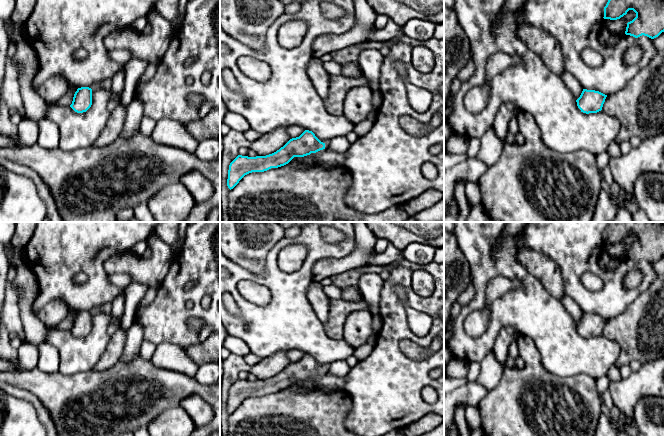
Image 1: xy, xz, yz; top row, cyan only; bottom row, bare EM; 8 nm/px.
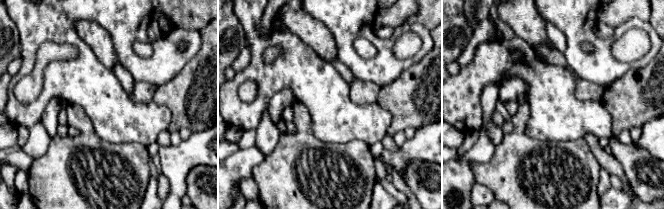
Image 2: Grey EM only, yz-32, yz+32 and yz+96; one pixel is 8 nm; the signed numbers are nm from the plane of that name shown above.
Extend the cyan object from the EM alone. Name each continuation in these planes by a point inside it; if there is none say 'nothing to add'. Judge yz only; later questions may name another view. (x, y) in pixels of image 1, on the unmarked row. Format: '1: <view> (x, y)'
nothing to add

